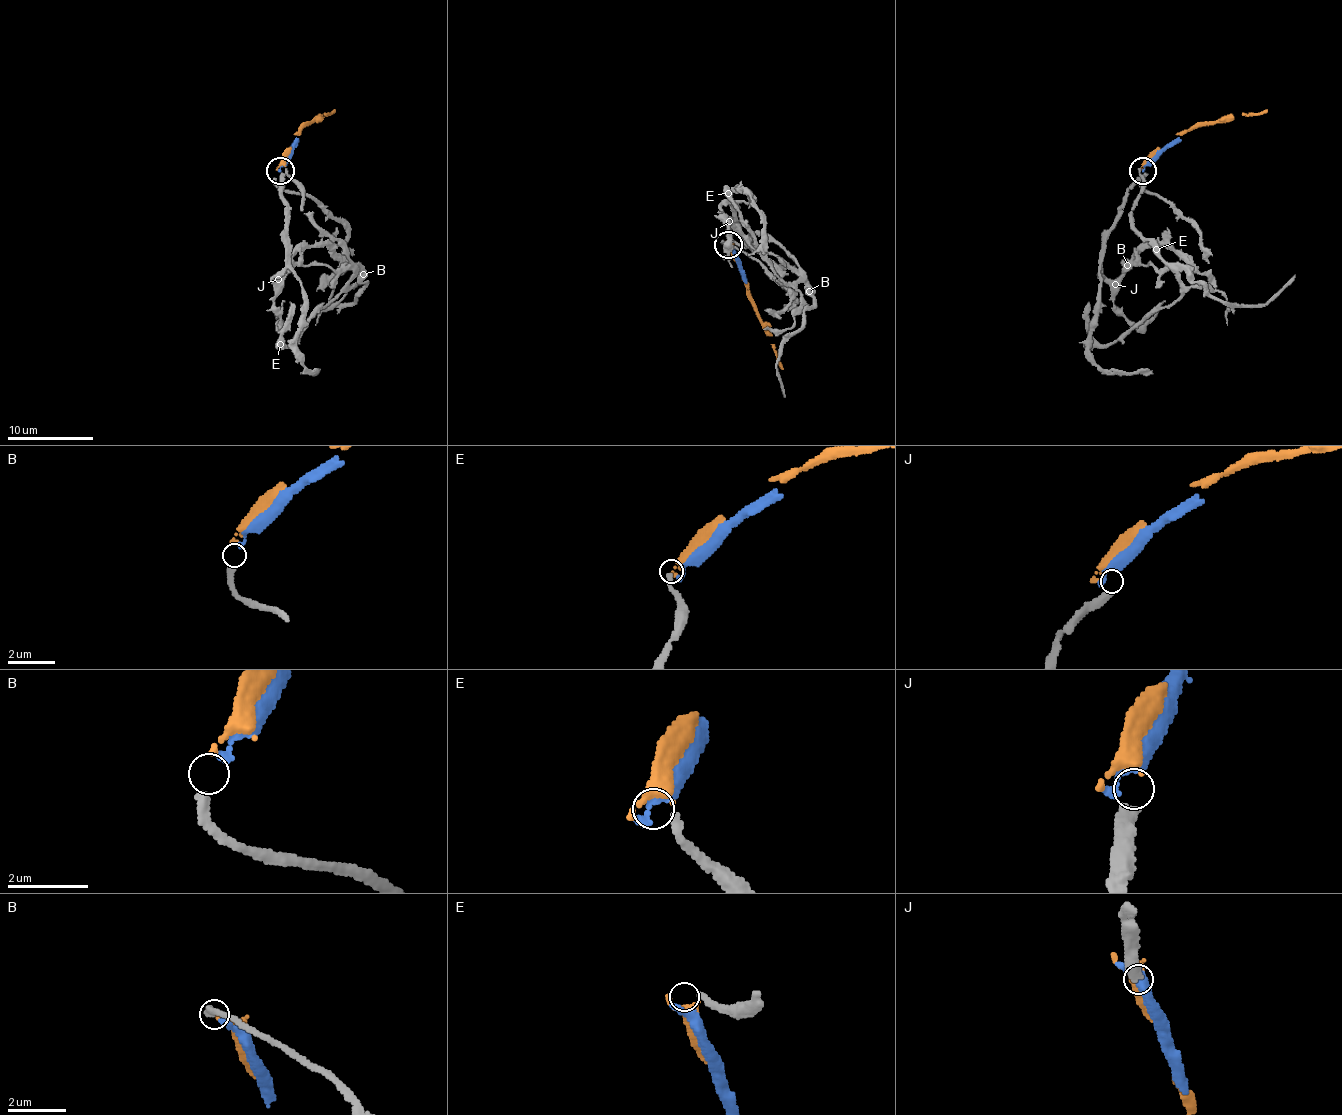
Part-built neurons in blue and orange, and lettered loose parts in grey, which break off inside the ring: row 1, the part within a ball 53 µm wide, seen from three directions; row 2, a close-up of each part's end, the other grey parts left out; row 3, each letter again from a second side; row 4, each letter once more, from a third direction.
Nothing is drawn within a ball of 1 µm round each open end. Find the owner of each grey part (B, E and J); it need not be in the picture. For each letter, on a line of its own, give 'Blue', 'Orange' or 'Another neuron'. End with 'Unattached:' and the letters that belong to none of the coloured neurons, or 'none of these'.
B: Blue
E: Orange
J: Another neuron
Unattached: J

